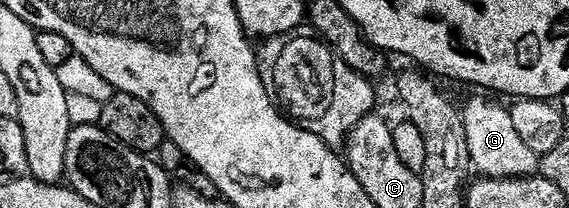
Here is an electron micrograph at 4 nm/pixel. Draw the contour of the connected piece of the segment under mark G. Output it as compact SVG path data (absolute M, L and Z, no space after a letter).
M476 94L476 97L473 98L472 101L469 102L468 105L463 105L462 111L464 113L464 125L466 126L466 142L468 143L468 149L470 150L470 158L472 159L472 168L475 169L481 177L485 176L497 176L498 178L506 178L507 176L534 176L540 172L540 162L541 157L536 156L534 154L534 150L530 150L530 146L526 146L526 142L522 142L522 138L518 135L518 130L514 127L514 118L512 117L511 111L507 107L499 108L498 105L495 104L487 95L484 94Z

